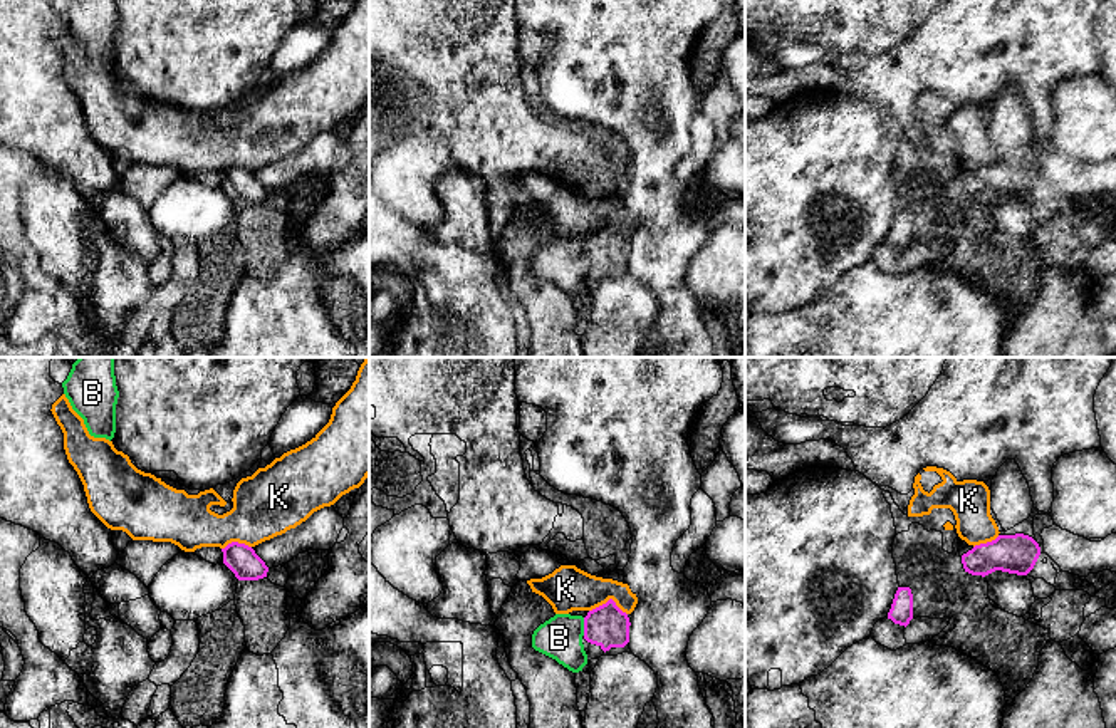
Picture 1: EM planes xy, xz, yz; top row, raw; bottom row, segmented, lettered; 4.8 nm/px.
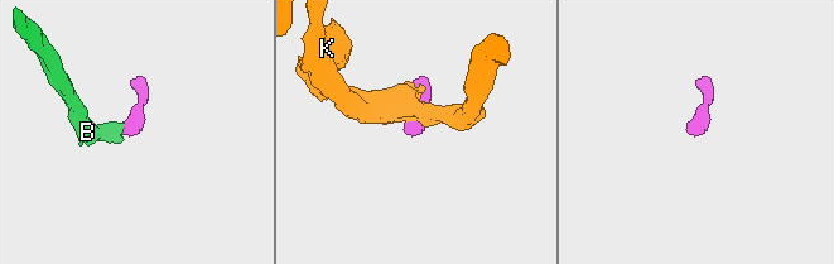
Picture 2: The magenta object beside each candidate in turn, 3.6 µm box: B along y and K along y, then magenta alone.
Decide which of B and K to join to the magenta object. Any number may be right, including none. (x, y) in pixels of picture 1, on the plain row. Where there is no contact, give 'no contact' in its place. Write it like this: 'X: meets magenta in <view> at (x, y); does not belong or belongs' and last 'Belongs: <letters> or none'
B: meets magenta in xz at (584, 250); belongs
K: meets magenta in xz at (608, 225); does not belong
Belongs: B

